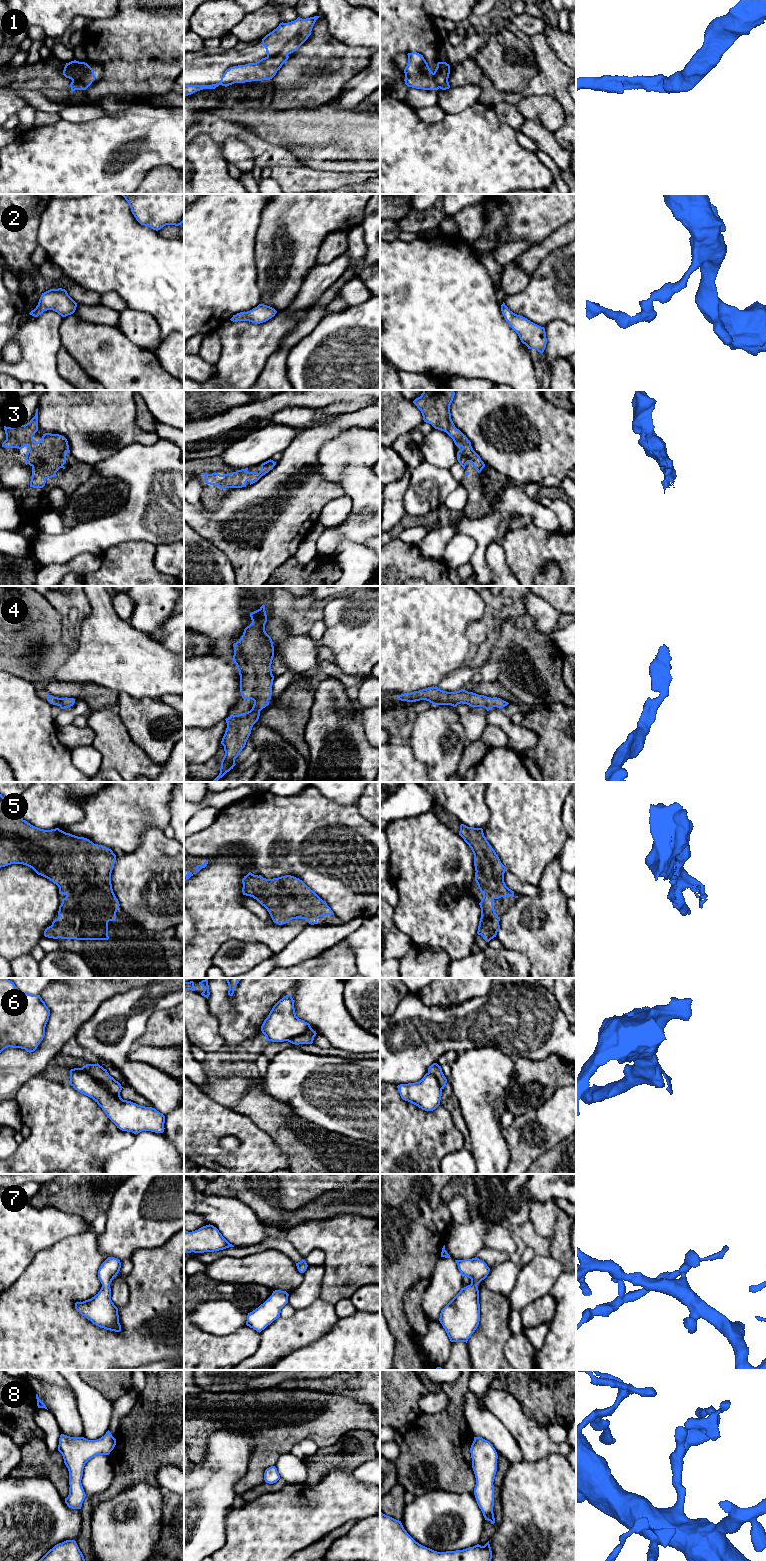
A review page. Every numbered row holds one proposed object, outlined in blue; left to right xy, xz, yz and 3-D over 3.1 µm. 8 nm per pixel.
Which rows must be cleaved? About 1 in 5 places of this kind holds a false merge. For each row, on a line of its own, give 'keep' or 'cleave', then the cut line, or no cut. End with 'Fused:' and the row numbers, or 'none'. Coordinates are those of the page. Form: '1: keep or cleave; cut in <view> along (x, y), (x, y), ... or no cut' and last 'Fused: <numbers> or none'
1: keep; no cut
2: keep; no cut
3: keep; no cut
4: keep; no cut
5: keep; no cut
6: cleave; cut in xy along (84, 1065), (93, 1077), (110, 1092), (119, 1096)
7: keep; no cut
8: keep; no cut
Fused: 6

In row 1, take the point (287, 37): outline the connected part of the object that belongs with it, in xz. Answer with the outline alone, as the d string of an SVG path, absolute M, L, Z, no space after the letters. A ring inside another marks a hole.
M320 16L306 19L298 17L288 23L280 23L262 39L267 56L256 63L230 67L225 71L219 83L212 85L184 85L184 96L203 89L215 89L219 85L229 86L234 83L262 81L272 79L289 54L296 51L311 35L312 28Z

